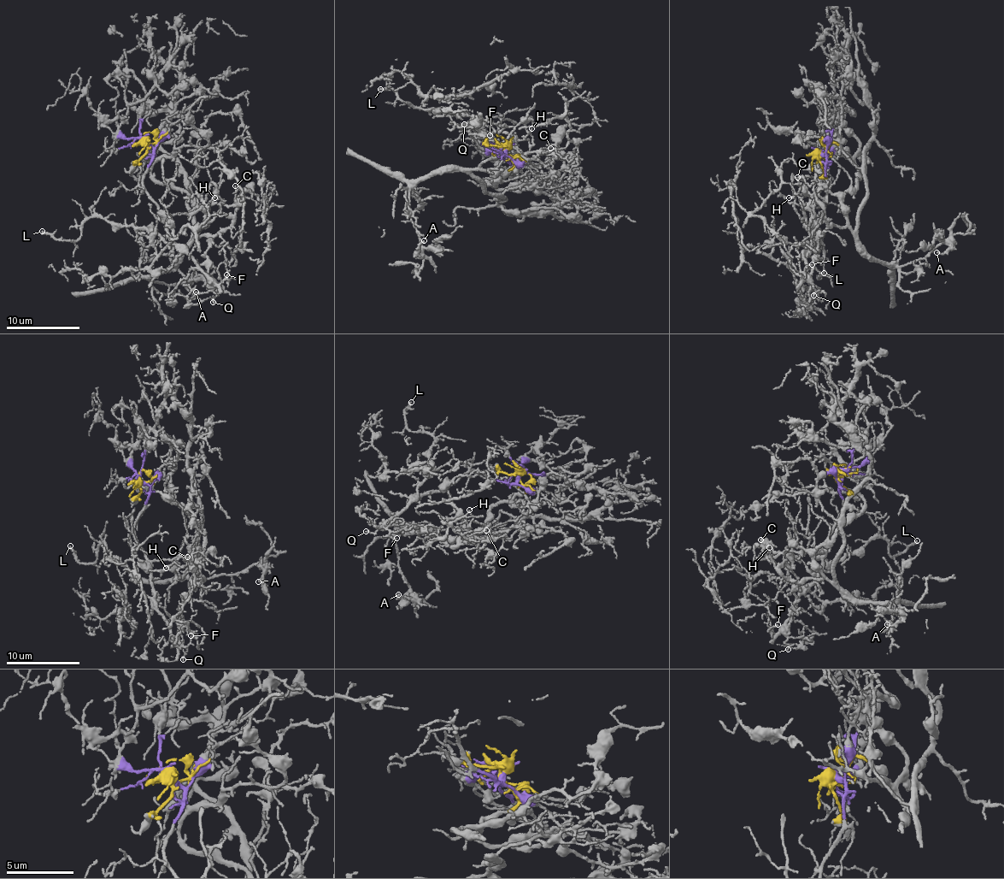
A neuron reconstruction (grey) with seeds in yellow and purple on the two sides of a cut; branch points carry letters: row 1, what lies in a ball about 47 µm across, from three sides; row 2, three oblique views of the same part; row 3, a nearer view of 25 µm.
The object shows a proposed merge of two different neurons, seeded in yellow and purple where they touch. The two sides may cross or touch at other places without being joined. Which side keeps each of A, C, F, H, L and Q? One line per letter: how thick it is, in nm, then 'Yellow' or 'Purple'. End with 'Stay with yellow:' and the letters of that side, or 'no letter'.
A: Thickness 160 nm. Yellow
C: Thickness 140 nm. Purple
F: Thickness 110 nm. Purple
H: Thickness 140 nm. Purple
L: Thickness 190 nm. Purple
Q: Thickness 160 nm. Purple
Stay with yellow: A

